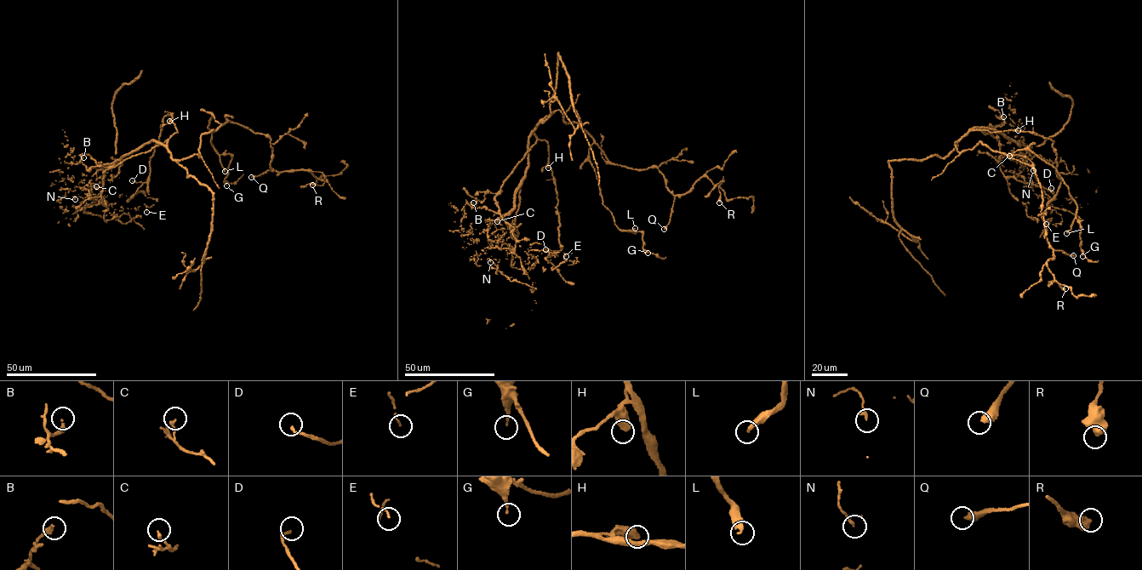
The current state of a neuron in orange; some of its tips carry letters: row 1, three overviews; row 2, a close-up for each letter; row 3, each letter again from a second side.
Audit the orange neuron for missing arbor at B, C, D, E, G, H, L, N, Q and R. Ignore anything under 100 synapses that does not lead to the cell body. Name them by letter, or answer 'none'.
L

